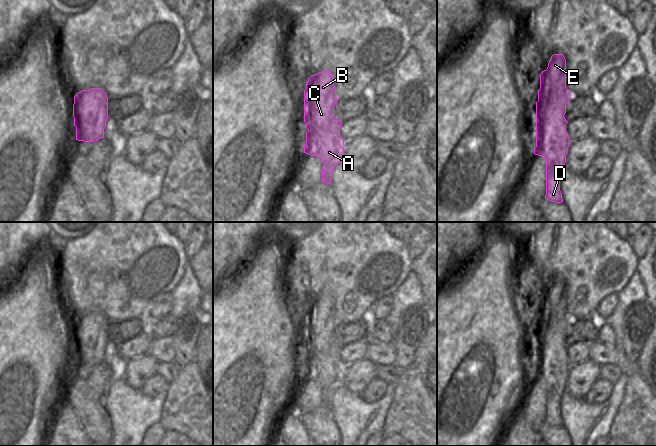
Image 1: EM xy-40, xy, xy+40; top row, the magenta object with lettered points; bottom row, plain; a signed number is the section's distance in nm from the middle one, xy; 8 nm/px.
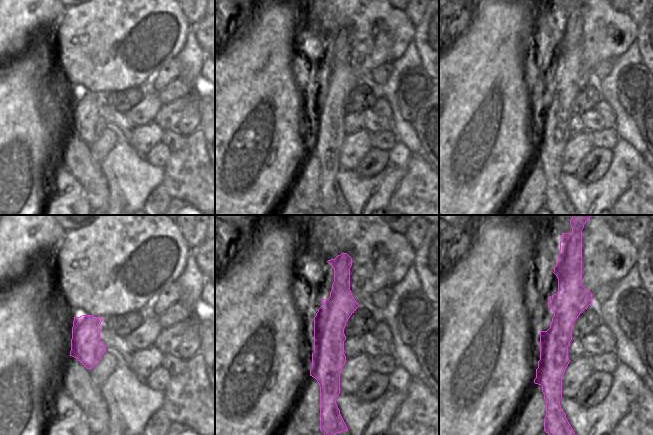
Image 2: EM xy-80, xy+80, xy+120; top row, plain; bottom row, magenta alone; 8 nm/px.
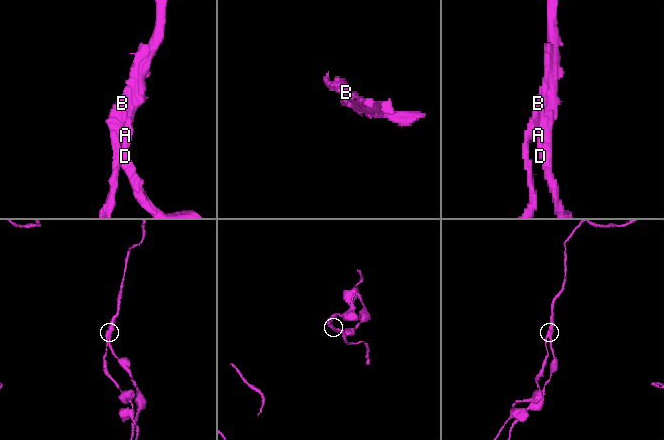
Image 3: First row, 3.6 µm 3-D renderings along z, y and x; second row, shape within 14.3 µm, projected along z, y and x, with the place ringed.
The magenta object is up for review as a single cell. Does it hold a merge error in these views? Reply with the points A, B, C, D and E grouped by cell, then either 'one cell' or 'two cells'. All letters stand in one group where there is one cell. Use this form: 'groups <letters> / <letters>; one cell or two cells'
groups A D / B C E; two cells

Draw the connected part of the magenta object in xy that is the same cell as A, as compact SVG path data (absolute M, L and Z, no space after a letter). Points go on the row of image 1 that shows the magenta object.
M335 116L327 128L308 130L304 153L317 156L323 163L322 182L330 184L334 167L342 161L344 139L340 135L342 122Z

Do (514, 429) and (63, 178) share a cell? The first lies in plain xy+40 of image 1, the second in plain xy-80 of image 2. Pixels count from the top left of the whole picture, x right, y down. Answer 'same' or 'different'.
same

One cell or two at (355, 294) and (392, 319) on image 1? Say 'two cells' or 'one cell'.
two cells

